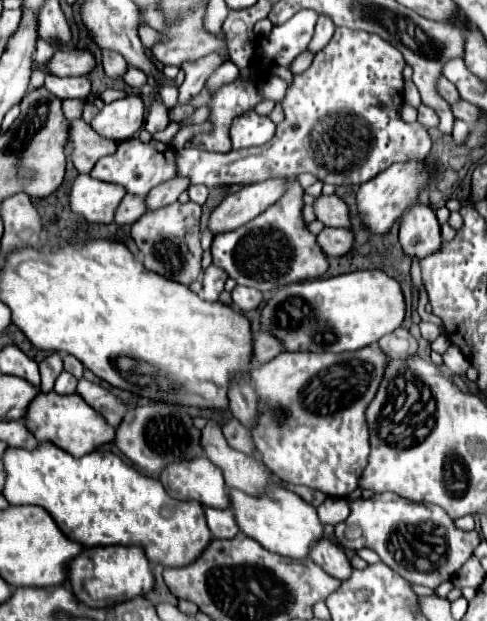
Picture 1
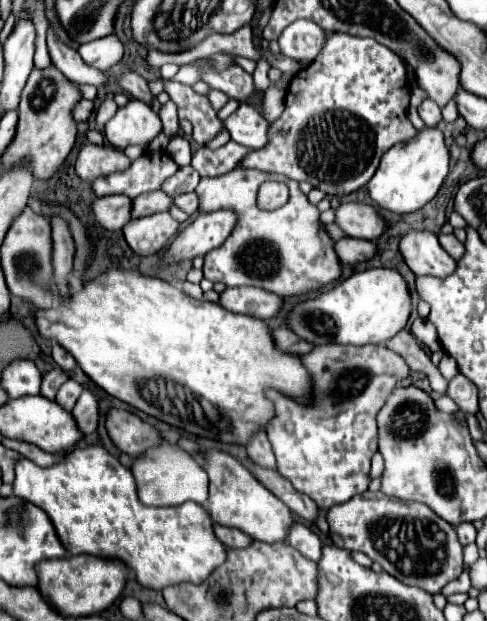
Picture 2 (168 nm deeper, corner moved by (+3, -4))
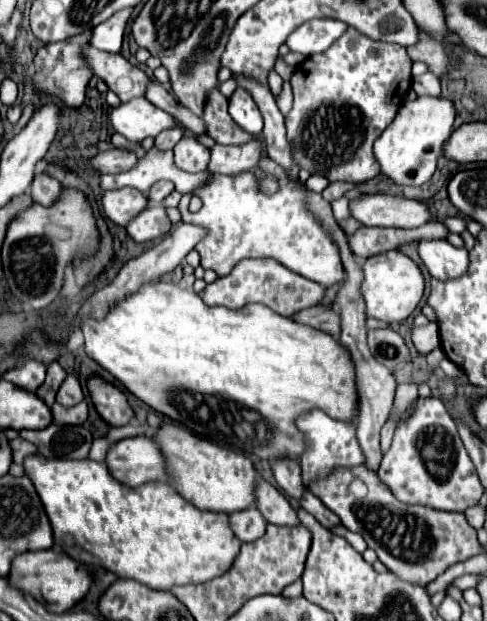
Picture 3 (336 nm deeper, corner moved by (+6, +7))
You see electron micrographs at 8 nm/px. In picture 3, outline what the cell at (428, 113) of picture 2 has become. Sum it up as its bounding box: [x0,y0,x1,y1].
[411,71,441,95]

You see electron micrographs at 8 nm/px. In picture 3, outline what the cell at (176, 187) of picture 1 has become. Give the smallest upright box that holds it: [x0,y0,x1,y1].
[175,137,209,173]

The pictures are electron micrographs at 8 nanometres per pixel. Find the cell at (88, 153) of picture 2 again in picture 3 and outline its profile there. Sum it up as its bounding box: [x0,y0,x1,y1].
[93,149,137,175]

